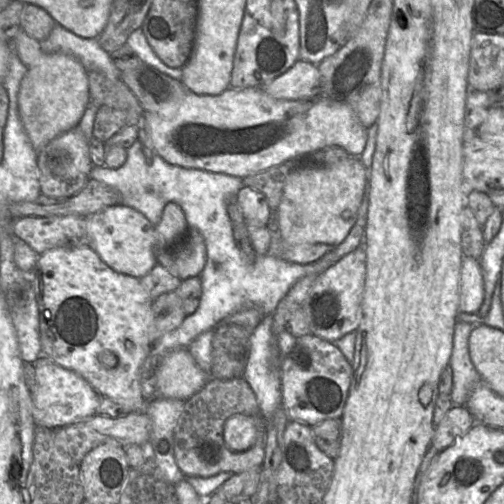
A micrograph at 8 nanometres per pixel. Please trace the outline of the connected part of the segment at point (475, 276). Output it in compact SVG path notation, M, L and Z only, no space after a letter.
M463 256L459 288L459 312L477 313L484 299L484 281L478 259Z

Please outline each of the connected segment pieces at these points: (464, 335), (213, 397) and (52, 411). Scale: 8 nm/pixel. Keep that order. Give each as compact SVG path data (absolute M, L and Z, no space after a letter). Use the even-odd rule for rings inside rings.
M456 321L453 333L452 353L449 366L452 370L453 385L450 399L453 406L464 406L472 388L481 377L475 369L469 355L469 336L480 324Z
M211 377L197 393L185 401L184 408L177 420L173 431L173 451L176 464L184 475L202 478L211 477L219 472L237 474L254 467L261 468L265 454L265 422L266 420L261 414L255 395L243 377L228 380ZM235 414L244 414L253 417L258 430L258 437L254 445L241 452L234 452L228 449L223 439L224 423L229 417Z
M48 357L34 363L35 386L31 393L33 418L37 427L59 428L97 414L101 396L79 374L63 368Z

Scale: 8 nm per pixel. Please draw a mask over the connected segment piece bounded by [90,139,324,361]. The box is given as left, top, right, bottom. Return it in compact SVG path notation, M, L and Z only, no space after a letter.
M137 139L127 149L124 165L117 169L105 165L93 166L90 179L117 189L121 196L120 204L141 212L153 226L160 222L169 202L177 203L189 227L196 228L202 234L206 245L206 263L199 276L202 284L199 306L193 314L186 316L180 326L153 343L152 347L159 352L160 361L172 350L188 348L201 333L243 308L255 307L264 316L272 316L279 301L299 279L324 271L323 267L312 266L312 263L288 262L269 254L258 255L253 264L246 264L235 244L232 222L227 212L227 201L229 197L237 196L243 186L242 179L169 164L154 149L143 149L139 141Z

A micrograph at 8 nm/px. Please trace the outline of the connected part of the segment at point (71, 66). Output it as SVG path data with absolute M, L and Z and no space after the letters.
M43 53L21 80L18 110L33 148L38 152L59 135L80 123L89 104L89 79L84 66L75 57L62 53Z

